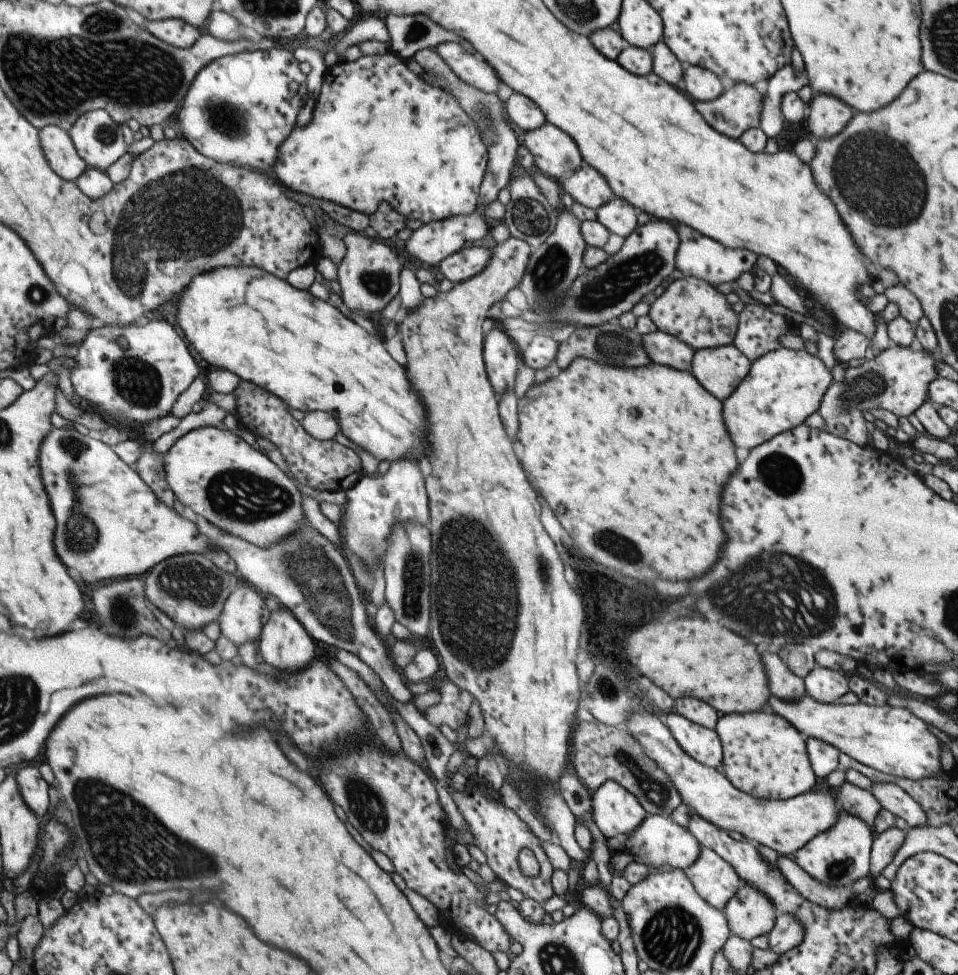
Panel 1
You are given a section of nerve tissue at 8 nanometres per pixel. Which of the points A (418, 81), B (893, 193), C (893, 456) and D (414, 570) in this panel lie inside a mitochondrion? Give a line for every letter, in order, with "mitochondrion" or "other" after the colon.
A: other
B: mitochondrion
C: other
D: mitochondrion

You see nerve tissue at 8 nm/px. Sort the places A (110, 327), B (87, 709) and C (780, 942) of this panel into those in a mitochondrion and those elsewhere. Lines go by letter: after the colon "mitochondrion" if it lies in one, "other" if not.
A: other
B: other
C: other

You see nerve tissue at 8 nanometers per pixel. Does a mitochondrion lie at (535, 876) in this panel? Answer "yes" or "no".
no

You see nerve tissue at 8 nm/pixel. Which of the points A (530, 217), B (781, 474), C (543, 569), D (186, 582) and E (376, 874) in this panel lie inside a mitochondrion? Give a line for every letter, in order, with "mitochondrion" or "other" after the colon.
A: mitochondrion
B: mitochondrion
C: mitochondrion
D: mitochondrion
E: other

